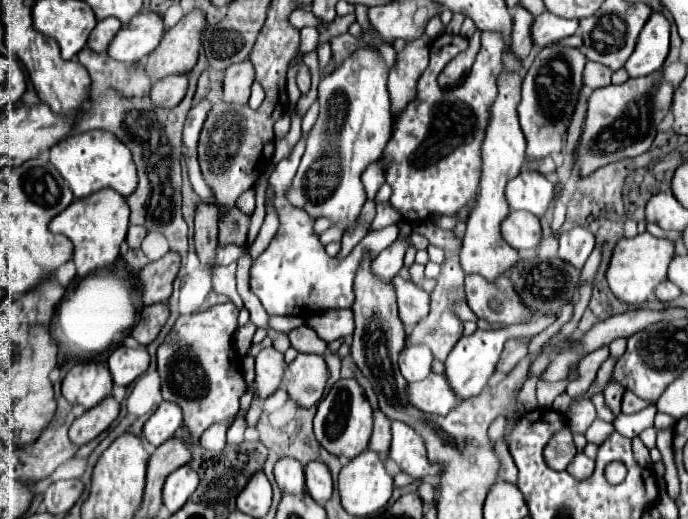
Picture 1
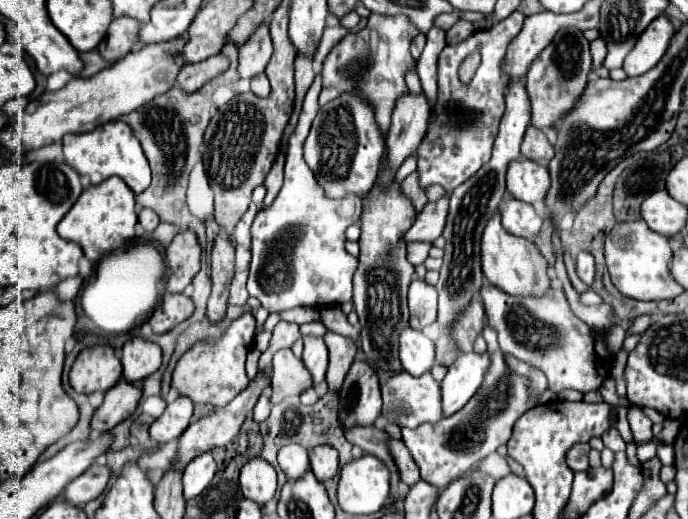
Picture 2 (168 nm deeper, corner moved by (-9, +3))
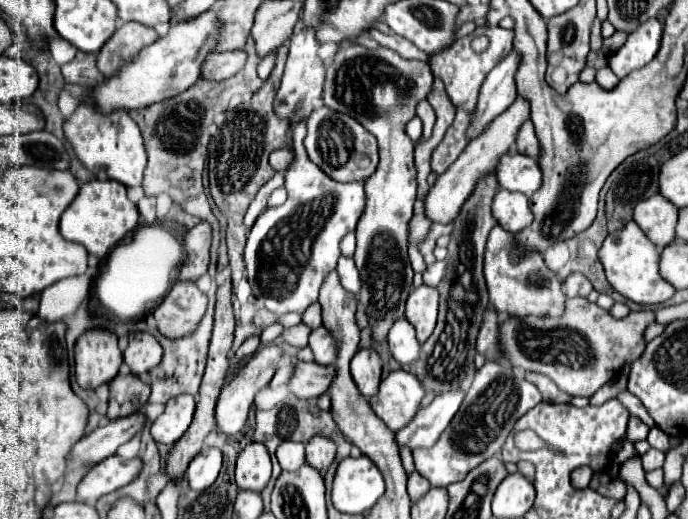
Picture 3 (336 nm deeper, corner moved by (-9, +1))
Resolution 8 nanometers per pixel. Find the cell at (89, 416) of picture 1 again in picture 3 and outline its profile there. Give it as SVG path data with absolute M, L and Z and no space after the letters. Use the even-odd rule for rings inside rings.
M133 373L117 375L109 383L109 389L111 389L111 397L109 397L107 419L119 419L135 411L141 411L151 393L151 387Z

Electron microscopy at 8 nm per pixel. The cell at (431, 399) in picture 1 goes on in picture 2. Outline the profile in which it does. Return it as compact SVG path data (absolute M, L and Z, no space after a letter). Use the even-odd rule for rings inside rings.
M409 373L393 375L383 387L383 419L387 423L397 423L399 427L417 427L421 423L437 423L443 419L443 403L441 403L441 385L433 379L431 373L423 373L421 377L413 377Z

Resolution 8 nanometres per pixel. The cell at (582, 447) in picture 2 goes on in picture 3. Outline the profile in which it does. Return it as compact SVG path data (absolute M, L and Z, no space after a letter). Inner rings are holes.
M579 467L579 469L575 469L573 475L571 475L571 485L573 485L575 489L585 489L585 487L589 487L591 477L593 477L593 471L591 471L589 467Z

